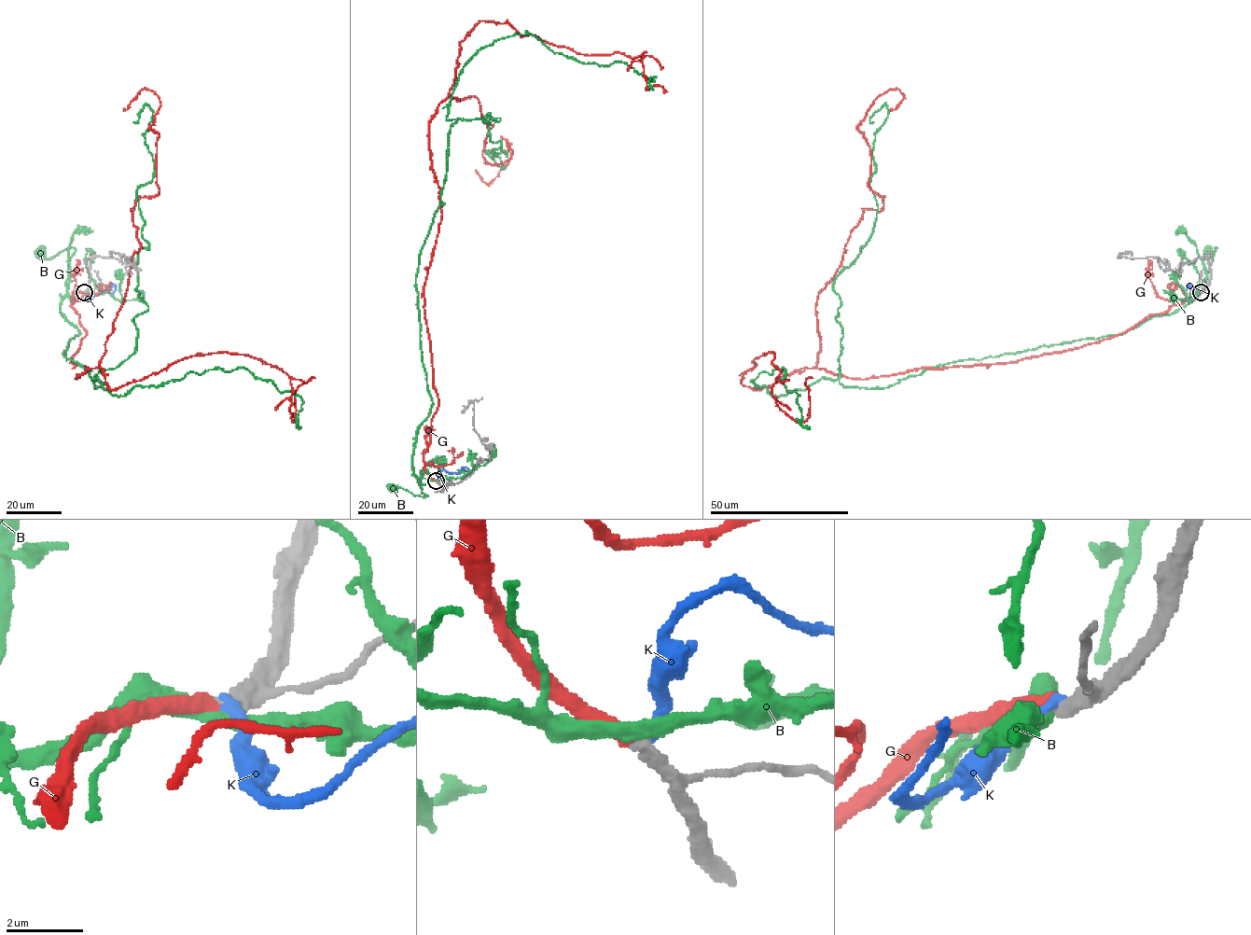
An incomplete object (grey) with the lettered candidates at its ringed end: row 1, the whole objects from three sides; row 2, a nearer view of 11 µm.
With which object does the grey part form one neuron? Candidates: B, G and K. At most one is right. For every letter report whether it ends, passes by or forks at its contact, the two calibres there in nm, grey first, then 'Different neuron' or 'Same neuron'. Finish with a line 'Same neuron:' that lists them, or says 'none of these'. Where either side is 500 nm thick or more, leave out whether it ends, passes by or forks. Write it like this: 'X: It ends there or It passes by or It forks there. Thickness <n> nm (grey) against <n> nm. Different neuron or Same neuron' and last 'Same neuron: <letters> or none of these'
B: It passes by. Thickness 400 nm (grey) against 320 nm. Different neuron
G: It ends there. Thickness 420 nm (grey) against 360 nm. Same neuron
K: It ends there. Thickness 440 nm (grey) against 280 nm. Different neuron
Same neuron: G

